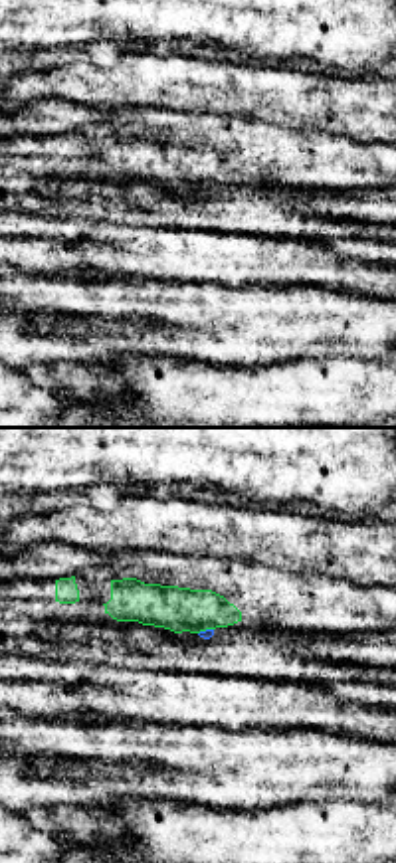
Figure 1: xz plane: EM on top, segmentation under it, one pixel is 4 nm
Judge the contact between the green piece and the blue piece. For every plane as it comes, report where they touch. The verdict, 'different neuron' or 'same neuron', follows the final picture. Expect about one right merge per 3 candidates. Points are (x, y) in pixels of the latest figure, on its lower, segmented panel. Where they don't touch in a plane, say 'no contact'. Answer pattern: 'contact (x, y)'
contact (204, 630)

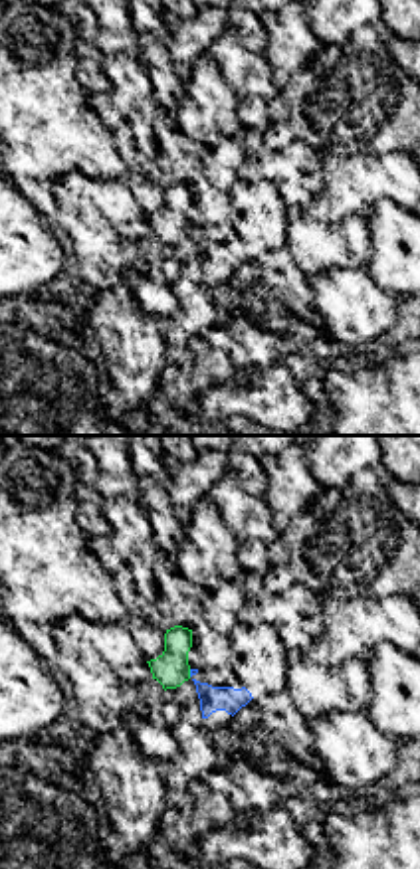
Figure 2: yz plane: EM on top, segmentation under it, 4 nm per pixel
contact (189, 674)

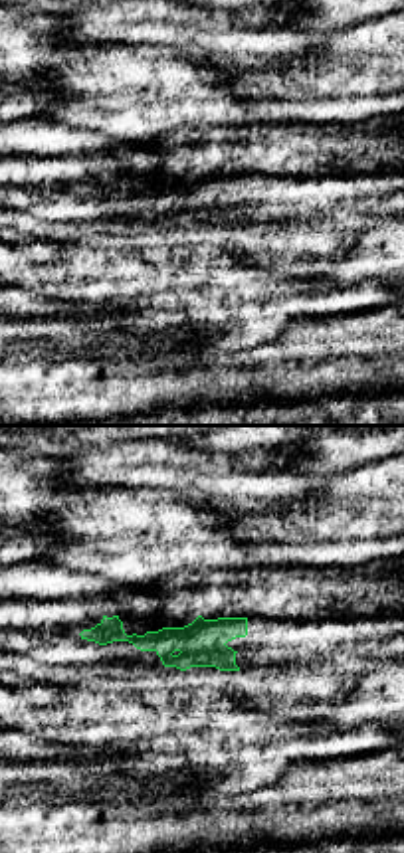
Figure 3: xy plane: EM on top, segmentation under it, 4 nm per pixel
no contact

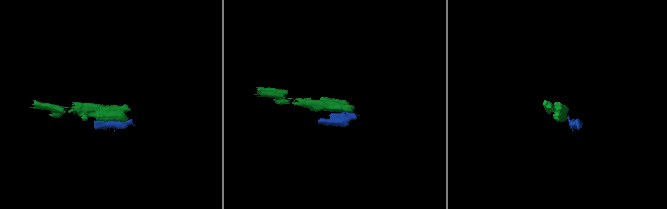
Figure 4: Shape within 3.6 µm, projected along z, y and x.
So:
different neuron

